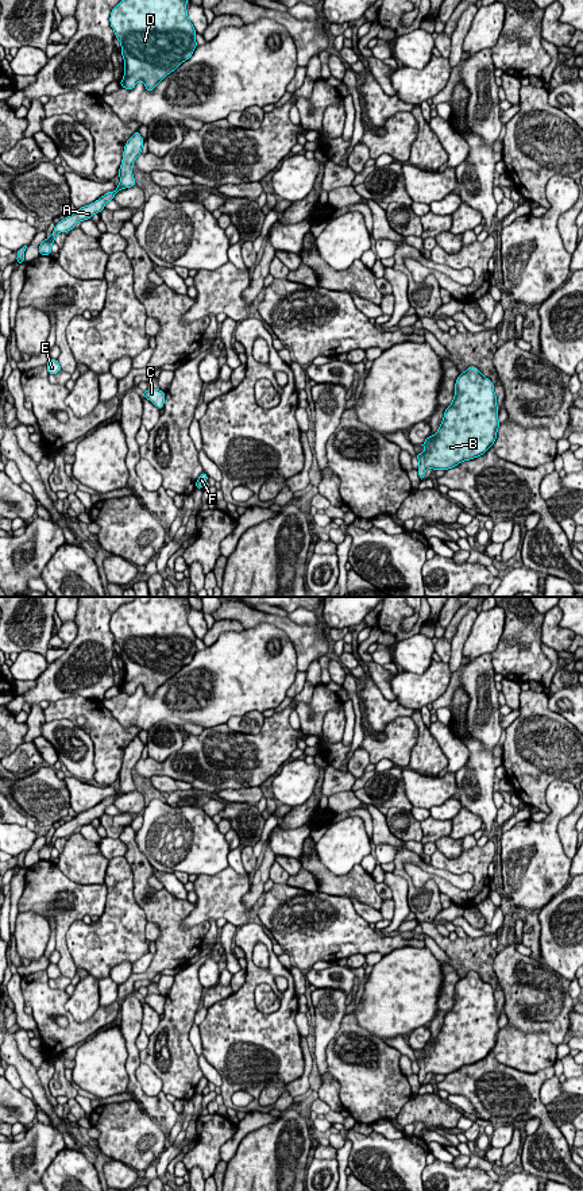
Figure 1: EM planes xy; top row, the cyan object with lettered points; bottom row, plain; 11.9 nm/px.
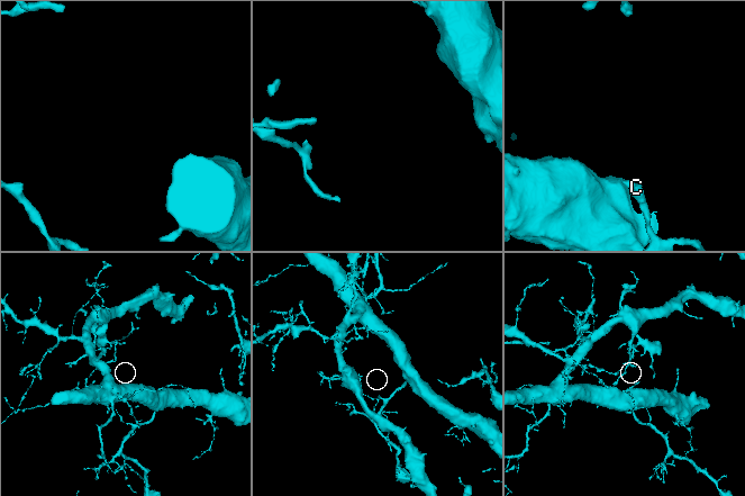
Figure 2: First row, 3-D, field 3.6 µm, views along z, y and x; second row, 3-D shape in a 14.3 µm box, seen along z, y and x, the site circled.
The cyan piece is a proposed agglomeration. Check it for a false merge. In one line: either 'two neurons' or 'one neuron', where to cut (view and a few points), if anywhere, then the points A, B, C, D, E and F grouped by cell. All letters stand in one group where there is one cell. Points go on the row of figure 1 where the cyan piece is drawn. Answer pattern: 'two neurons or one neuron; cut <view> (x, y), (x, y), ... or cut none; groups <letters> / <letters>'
one neuron; cut none; groups A B C D E F

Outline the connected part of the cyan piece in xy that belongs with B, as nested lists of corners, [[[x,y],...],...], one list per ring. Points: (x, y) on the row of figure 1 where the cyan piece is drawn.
[[[475,366],[460,373],[455,383],[453,401],[445,409],[441,425],[433,436],[428,436],[421,444],[425,448],[424,452],[416,454],[420,462],[417,469],[420,478],[424,478],[428,467],[433,470],[448,470],[463,460],[483,455],[497,439],[497,431],[501,425],[498,413],[497,396],[491,379],[483,377]]]

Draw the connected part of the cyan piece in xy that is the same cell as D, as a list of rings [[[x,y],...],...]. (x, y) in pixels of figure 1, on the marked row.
[[[121,0],[111,12],[111,27],[121,45],[124,77],[120,86],[134,89],[139,81],[151,92],[158,82],[189,59],[197,47],[196,30],[188,18],[188,0]]]

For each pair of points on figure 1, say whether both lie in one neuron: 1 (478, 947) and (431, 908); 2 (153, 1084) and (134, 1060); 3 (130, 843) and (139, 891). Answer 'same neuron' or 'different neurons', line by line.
1: different neurons
2: different neurons
3: same neuron

